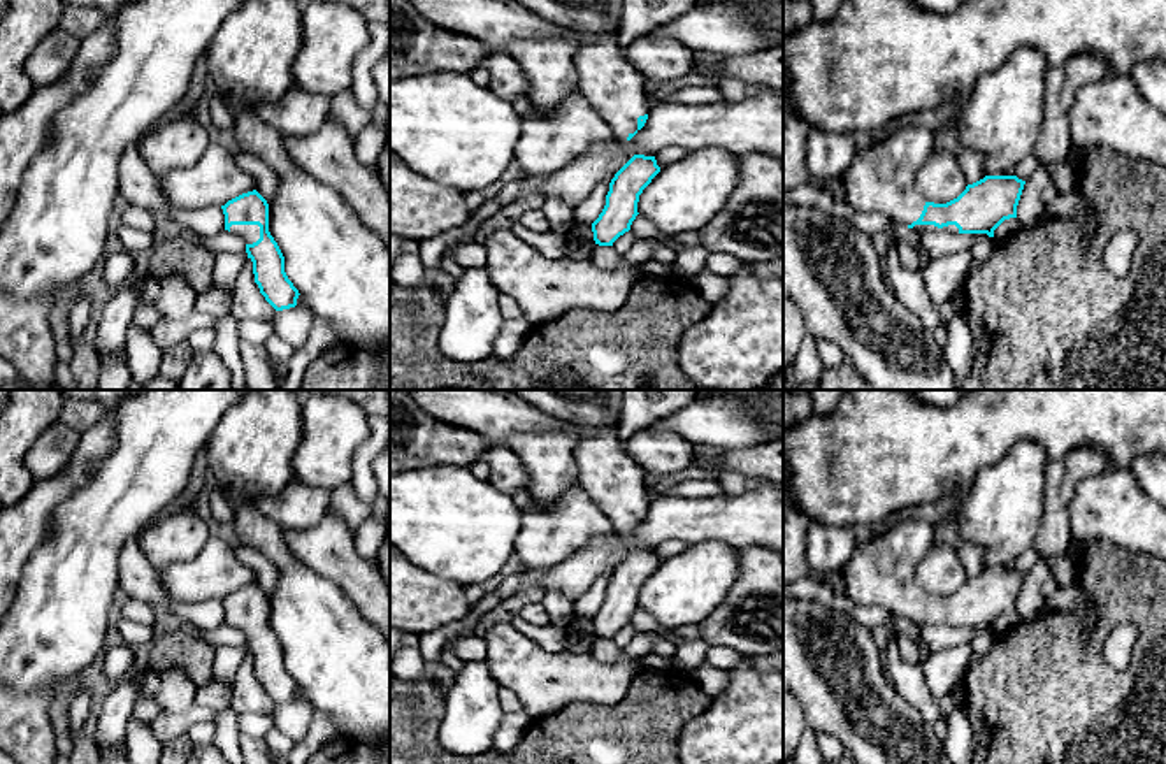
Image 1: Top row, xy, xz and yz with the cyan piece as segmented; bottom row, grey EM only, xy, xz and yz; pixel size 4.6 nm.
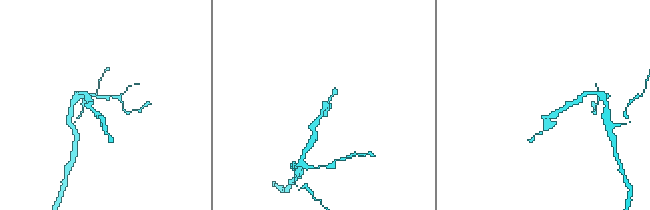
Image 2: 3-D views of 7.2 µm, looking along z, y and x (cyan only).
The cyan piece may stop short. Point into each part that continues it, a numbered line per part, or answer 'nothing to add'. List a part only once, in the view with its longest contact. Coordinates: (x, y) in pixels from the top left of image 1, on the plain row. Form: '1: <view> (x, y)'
1: yz (921, 622)

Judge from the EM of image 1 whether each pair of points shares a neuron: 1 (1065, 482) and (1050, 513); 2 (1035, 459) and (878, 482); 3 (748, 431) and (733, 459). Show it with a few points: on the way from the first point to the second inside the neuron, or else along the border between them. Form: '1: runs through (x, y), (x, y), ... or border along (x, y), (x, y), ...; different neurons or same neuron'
1: runs through (1058, 489), (1056, 506); same neuron
2: border along (1019, 439), (994, 462), (984, 466), (959, 496); different neurons
3: border along (764, 443), (729, 448), (726, 452); different neurons

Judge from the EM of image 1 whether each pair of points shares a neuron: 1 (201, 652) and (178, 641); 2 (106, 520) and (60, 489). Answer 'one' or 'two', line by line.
1: one
2: two

